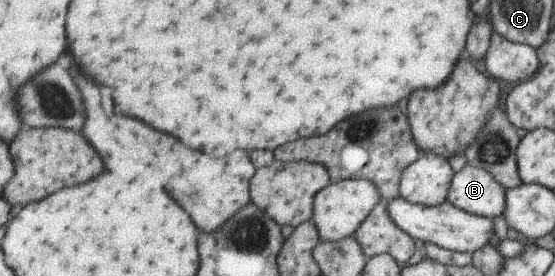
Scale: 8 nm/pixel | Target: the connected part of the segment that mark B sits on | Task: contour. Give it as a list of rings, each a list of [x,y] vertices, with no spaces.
[[[466,165],[455,172],[446,201],[476,216],[502,216],[506,209],[506,188],[490,172]]]

